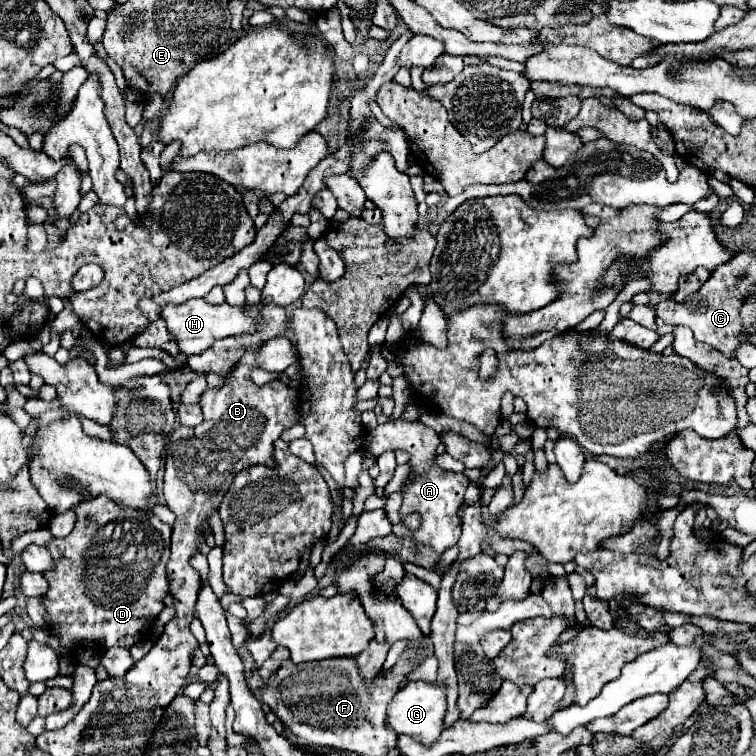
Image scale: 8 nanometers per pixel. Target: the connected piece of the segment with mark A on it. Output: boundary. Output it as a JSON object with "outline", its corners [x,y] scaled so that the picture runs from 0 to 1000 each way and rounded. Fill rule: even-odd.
{"outline":[[[522,554],[522,557],[499,562],[496,567],[485,570],[485,575],[480,581],[480,594],[496,604],[501,604],[509,597],[525,597],[525,594],[541,599],[544,626],[541,626],[541,634],[528,647],[533,652],[533,665],[530,665],[528,681],[557,679],[560,692],[549,705],[544,705],[533,692],[525,692],[525,694],[520,694],[520,705],[525,710],[544,713],[554,721],[567,721],[567,724],[573,724],[575,731],[586,731],[594,724],[604,721],[604,716],[610,710],[607,673],[612,671],[612,655],[615,655],[615,647],[620,644],[620,634],[612,626],[589,623],[575,612],[578,586],[583,586],[581,575],[570,565],[560,562],[557,557]]]}

